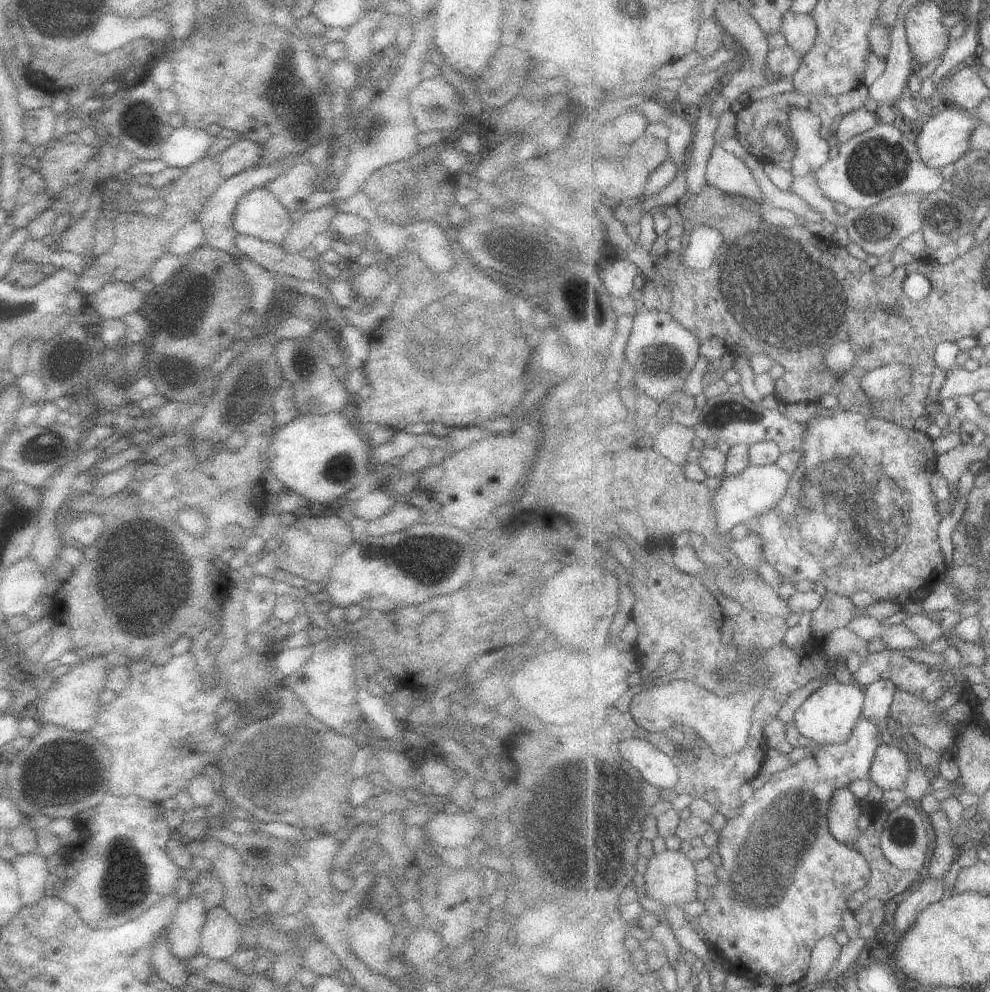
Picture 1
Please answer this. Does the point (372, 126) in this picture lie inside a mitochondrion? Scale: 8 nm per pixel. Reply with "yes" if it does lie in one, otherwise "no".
no

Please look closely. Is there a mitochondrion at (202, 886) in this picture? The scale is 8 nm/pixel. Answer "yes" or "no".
no

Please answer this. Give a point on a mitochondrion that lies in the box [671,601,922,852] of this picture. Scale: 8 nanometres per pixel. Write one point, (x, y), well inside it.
(902, 831)

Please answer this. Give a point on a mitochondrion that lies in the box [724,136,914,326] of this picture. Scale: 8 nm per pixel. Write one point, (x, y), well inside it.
(883, 223)

